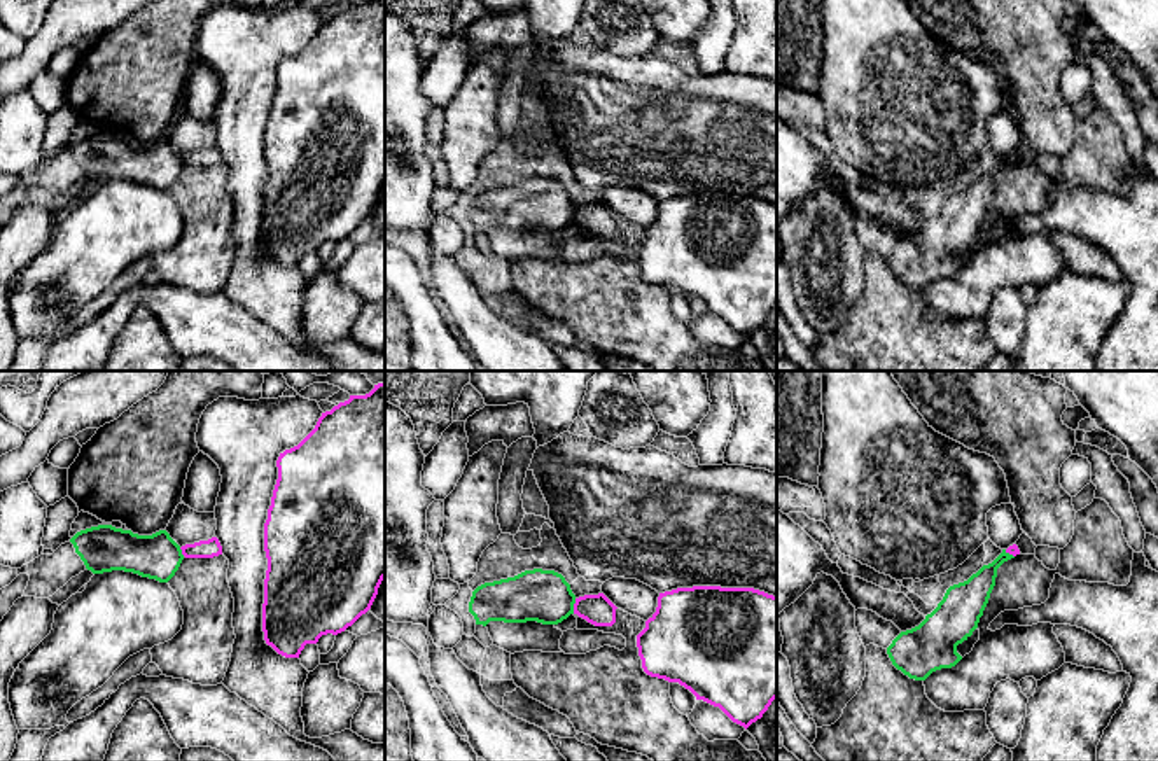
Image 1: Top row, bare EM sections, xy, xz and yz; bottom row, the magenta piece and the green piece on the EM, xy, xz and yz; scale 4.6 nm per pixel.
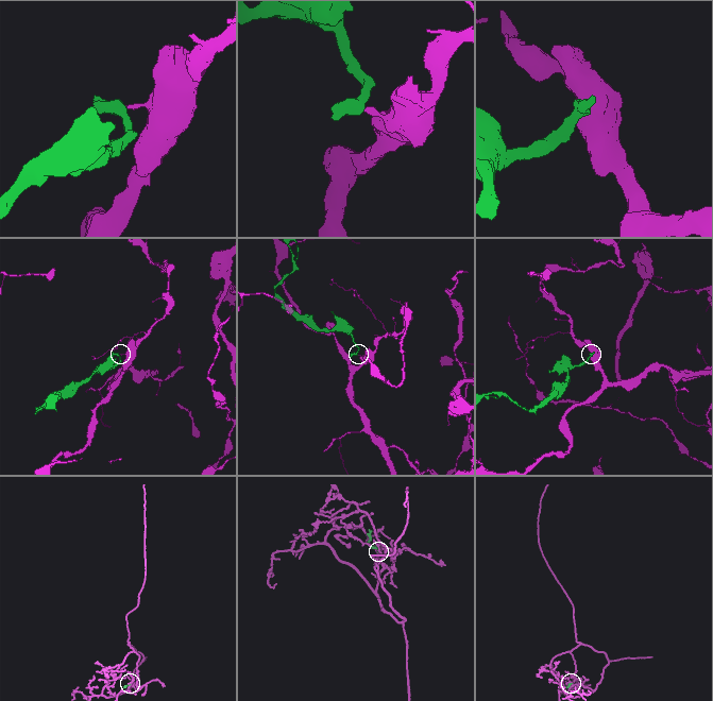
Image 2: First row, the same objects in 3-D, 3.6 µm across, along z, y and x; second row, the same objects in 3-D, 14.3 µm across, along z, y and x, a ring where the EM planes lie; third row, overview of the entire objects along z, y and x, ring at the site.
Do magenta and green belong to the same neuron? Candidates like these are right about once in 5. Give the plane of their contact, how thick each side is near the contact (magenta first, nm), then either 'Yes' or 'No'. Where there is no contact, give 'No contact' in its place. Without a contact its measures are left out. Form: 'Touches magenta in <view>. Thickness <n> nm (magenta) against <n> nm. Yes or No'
Touches magenta in xz. Thickness 140 nm (magenta) against 240 nm. No

